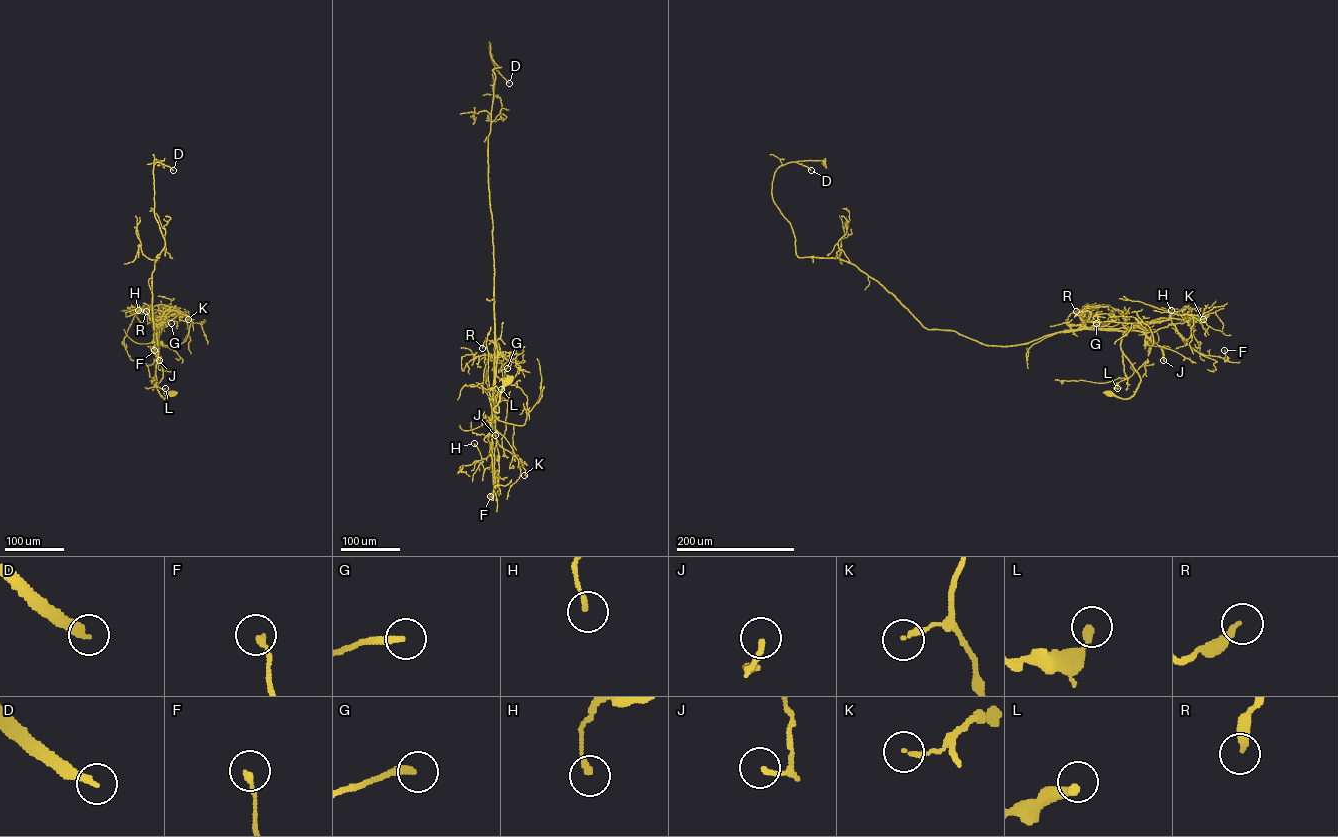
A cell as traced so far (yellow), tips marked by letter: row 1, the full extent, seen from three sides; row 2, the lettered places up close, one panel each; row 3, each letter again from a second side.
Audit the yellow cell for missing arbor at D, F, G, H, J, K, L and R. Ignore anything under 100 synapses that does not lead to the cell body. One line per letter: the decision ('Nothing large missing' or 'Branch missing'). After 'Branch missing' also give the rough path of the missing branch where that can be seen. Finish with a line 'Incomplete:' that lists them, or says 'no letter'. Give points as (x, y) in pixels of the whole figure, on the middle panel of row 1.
D: Branch missing. Course of what is missing: (509, 83), (516, 88), (513, 95), (516, 102), (509, 108)
F: Nothing large missing
G: Nothing large missing
H: Nothing large missing
J: Nothing large missing
K: Nothing large missing
L: Nothing large missing
R: Nothing large missing
Incomplete: D

